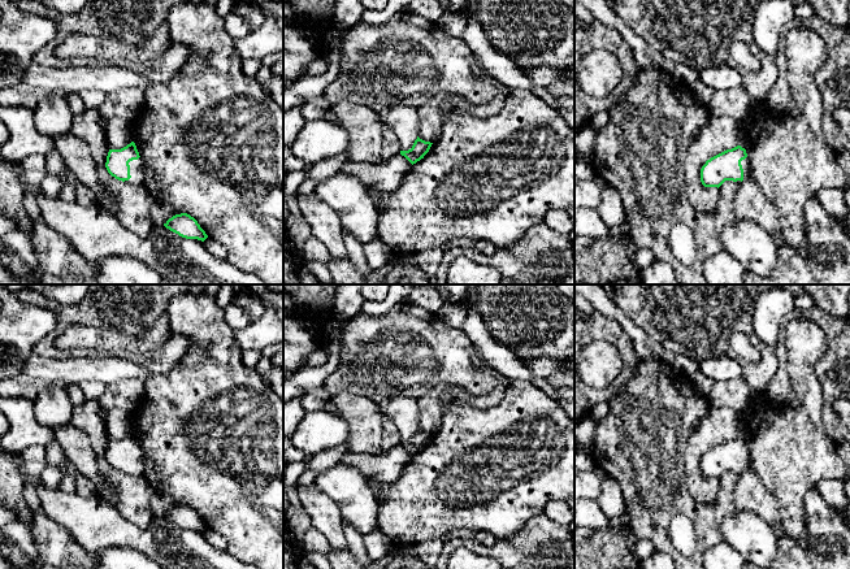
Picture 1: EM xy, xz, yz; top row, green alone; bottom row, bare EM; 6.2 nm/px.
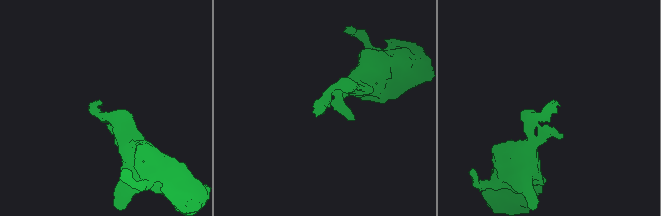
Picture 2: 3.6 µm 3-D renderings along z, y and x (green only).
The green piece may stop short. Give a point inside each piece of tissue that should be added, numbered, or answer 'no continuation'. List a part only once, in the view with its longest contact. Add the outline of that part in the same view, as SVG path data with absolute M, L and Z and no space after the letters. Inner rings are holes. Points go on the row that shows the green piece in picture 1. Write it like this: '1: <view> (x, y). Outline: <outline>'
1: xy (137, 166). Outline: M139 157L138 160L133 160L133 161L129 162L129 165L130 165L131 178L129 181L125 181L125 183L143 184L143 182L144 182L144 162L143 162L143 158Z

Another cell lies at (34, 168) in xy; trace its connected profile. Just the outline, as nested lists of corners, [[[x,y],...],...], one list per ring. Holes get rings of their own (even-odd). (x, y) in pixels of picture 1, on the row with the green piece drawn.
[[[31,155],[19,162],[23,182],[23,207],[31,221],[35,223],[40,212],[36,204],[36,191],[42,188],[42,182],[48,175],[47,158],[44,155]]]

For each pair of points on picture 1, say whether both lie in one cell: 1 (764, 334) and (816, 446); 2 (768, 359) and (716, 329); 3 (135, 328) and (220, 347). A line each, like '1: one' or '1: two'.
1: two
2: one
3: two

